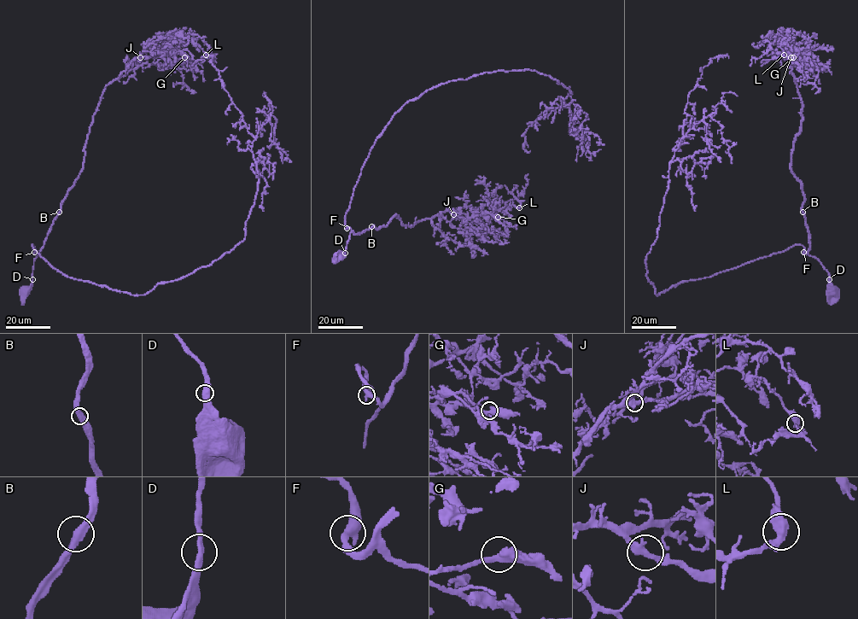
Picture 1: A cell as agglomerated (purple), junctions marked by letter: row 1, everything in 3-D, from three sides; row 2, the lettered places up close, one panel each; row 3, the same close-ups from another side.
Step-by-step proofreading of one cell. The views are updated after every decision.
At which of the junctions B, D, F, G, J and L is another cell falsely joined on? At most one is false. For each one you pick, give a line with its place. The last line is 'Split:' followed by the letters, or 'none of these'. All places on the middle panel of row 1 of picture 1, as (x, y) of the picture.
Split: none of these

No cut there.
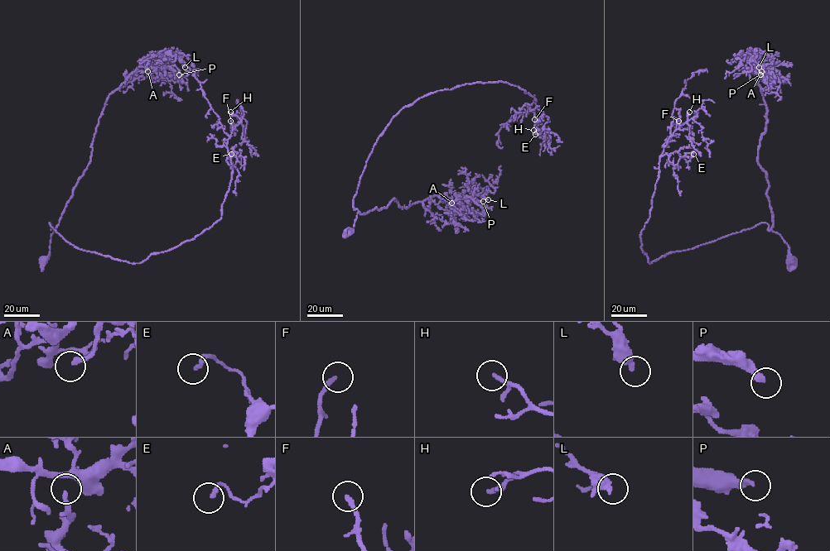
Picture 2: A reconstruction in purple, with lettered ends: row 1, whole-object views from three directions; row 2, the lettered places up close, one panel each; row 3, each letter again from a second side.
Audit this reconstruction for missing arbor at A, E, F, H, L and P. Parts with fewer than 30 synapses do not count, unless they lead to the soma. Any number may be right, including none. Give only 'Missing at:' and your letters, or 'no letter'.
Missing at: F, H

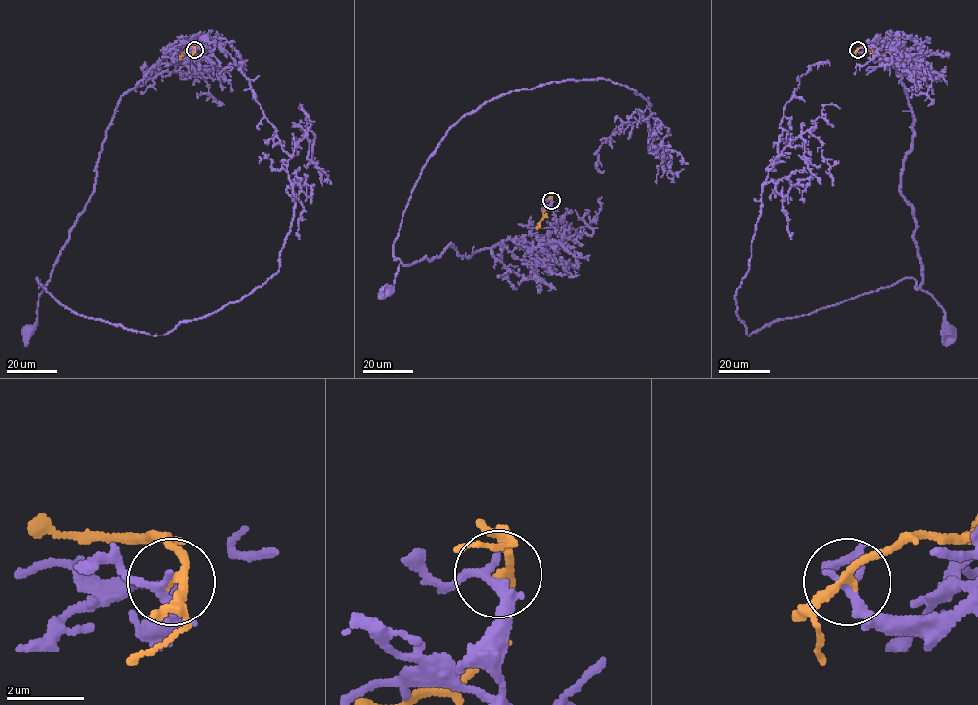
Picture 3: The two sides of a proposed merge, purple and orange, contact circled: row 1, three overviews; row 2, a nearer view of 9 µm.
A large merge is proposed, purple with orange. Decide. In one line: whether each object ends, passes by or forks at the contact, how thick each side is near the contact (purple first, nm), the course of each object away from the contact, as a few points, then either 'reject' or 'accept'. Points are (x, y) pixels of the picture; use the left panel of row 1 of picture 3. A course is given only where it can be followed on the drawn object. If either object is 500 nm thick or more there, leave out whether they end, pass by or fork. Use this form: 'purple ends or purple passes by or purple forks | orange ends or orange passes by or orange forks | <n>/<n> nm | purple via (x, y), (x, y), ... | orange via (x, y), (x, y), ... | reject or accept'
purple passes by | orange passes by | 200/180 nm | purple via (194, 50), (199, 39), (174, 46), (120, 99), (96, 163), (94, 193), (39, 295), (37, 321), (28, 330) | orange via (194, 50), (194, 47), (189, 47), (179, 60) | reject

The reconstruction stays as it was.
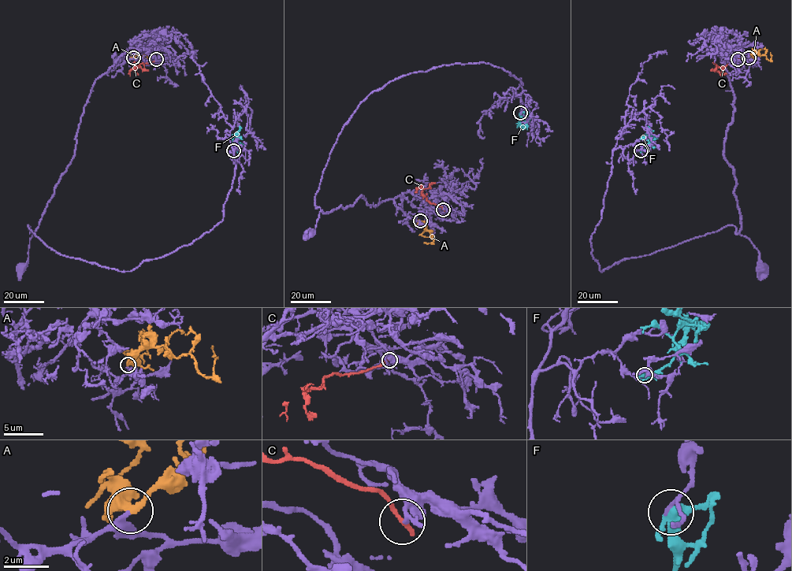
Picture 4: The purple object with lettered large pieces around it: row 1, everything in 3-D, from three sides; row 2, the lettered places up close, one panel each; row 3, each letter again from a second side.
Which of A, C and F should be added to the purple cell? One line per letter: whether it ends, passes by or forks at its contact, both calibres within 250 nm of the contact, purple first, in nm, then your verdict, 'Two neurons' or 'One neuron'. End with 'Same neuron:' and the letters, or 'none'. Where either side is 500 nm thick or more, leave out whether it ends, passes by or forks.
A: It passes by. Thickness 240 nm (purple) against 320 nm. One neuron
C: It ends there. Thickness 190 nm (purple) against 240 nm. Two neurons
F: It passes by. Thickness 110 nm (purple) against 420 nm. Two neurons
Same neuron: A

